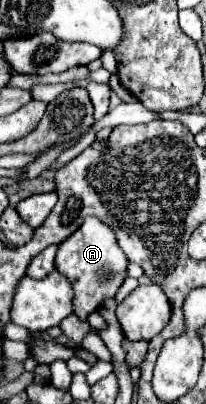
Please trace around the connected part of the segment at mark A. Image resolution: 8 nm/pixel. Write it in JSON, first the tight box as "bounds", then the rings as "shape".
{"bounds":[56,216,128,320],"shape":[[[94,216],[86,218],[84,224],[58,246],[56,254],[56,270],[72,282],[74,288],[72,308],[74,314],[82,320],[86,320],[90,312],[96,312],[104,298],[116,294],[122,280],[126,278],[126,266],[128,260],[120,250],[120,246],[116,244],[114,232]]]}

